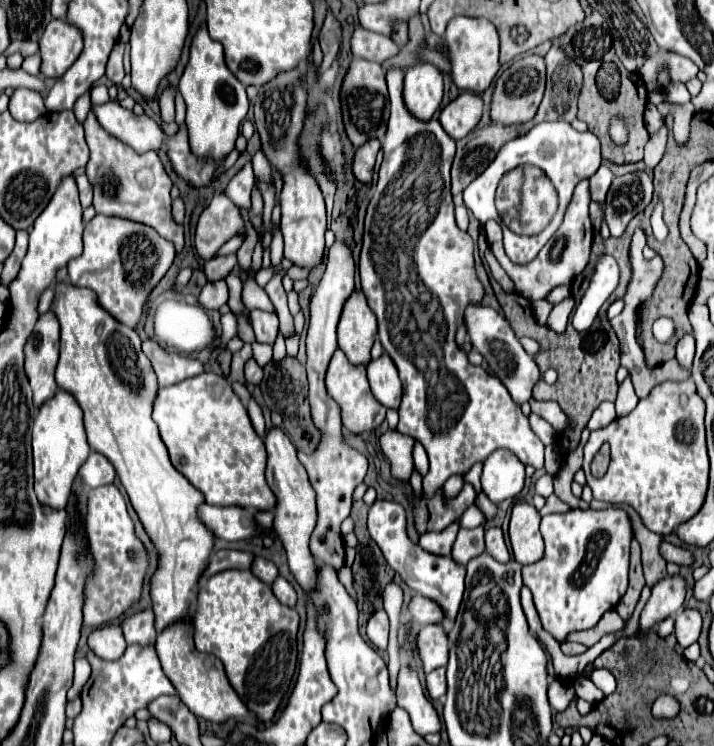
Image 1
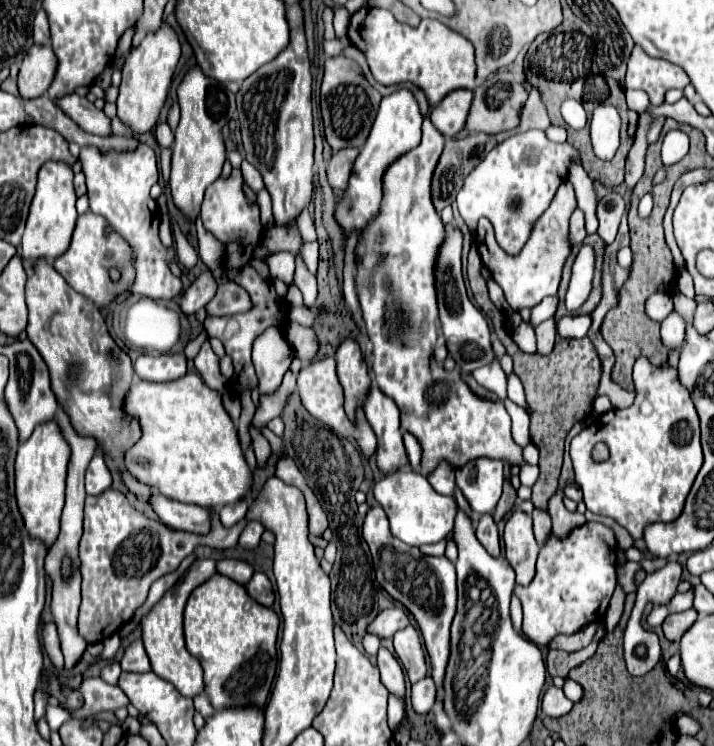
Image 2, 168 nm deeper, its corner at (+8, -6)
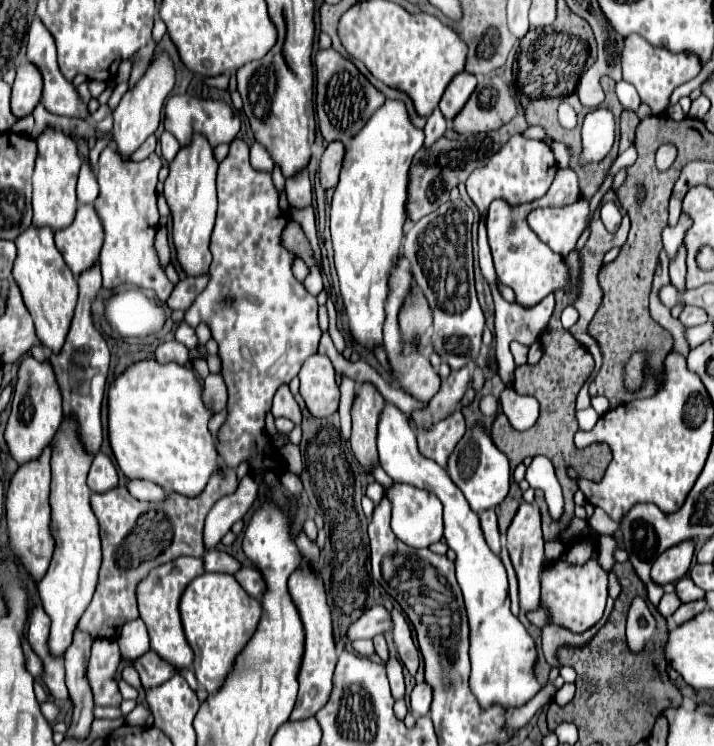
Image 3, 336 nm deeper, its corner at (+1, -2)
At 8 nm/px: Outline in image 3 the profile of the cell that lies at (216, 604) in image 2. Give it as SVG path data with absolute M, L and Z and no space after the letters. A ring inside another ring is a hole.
M207 572L189 582L189 586L183 592L183 598L179 600L179 612L185 638L193 650L191 670L195 672L197 682L209 694L213 694L227 678L237 654L249 642L251 634L259 624L261 618L259 600L251 598L231 574Z

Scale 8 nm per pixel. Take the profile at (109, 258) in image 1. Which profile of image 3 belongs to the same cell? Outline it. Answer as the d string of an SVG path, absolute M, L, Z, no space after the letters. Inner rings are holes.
M93 204L79 206L71 226L55 232L55 244L73 276L99 260L103 246L103 226Z

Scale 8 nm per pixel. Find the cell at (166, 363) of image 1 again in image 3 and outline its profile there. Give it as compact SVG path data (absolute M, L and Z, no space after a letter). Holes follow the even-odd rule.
M169 340L169 342L161 342L161 344L157 346L155 358L157 358L157 362L161 362L161 364L177 362L177 364L185 366L185 364L189 362L187 354L189 354L189 350L187 350L183 344L179 344L177 340Z

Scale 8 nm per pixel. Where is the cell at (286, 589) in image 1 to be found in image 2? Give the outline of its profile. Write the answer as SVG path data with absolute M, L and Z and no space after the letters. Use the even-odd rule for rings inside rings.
M256 572L256 574L252 576L252 580L248 582L246 590L248 590L248 594L250 594L256 602L260 602L260 604L264 604L264 606L268 606L268 608L274 606L274 590L272 590L272 584L270 584L270 580L268 580L266 574Z

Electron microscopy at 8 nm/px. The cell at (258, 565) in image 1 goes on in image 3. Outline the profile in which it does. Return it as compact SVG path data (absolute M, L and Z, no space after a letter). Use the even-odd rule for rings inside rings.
M207 550L207 554L203 554L203 564L205 564L205 572L235 574L239 570L239 562L227 552L219 552L219 550Z

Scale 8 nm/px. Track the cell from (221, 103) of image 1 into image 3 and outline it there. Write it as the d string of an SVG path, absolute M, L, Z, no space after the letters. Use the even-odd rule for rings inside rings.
M195 134L191 146L181 148L169 168L171 172L165 180L163 194L173 218L173 246L177 252L177 260L185 276L203 276L209 272L209 264L211 264L209 236L217 212L217 192L215 192L217 162L213 158L213 148L209 146L207 138Z

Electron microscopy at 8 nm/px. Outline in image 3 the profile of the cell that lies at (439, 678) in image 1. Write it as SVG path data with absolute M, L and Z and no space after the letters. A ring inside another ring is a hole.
M417 682L415 688L411 690L411 696L409 696L411 714L425 716L425 714L429 714L429 706L431 706L431 686L425 682Z

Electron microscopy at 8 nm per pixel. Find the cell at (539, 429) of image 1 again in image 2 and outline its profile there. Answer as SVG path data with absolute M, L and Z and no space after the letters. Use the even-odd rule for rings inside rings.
M504 400L504 404L506 404L506 410L512 418L512 438L516 440L516 444L520 444L520 446L532 444L532 440L530 440L530 418L528 418L526 410L516 406L512 400Z

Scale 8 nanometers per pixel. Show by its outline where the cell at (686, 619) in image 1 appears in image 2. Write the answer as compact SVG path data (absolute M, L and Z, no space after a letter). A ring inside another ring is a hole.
M686 610L686 612L680 612L680 614L668 614L668 618L664 620L662 624L662 630L664 630L664 636L670 640L670 642L680 642L680 638L684 636L684 632L696 622L696 610Z

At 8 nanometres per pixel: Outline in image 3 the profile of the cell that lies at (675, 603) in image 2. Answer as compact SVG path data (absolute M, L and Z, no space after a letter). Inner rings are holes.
M663 594L663 598L661 598L661 602L657 604L657 610L659 610L659 614L661 616L665 616L665 618L669 618L677 608L679 608L679 598L677 598L677 594Z

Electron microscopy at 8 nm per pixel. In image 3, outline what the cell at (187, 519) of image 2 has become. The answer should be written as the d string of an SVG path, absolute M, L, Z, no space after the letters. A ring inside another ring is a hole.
M129 480L125 484L125 488L137 500L153 500L153 502L157 502L157 500L165 498L165 490L161 486L157 486L155 482L149 482L149 480Z

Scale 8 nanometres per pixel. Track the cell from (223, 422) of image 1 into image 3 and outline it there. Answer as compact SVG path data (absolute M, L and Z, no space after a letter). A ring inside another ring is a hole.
M141 360L131 364L109 384L109 444L115 464L127 478L143 478L159 484L163 490L183 496L197 496L203 492L209 476L219 468L215 452L215 438L207 430L211 412L203 408L201 382L191 368L179 364L159 364L155 360Z

